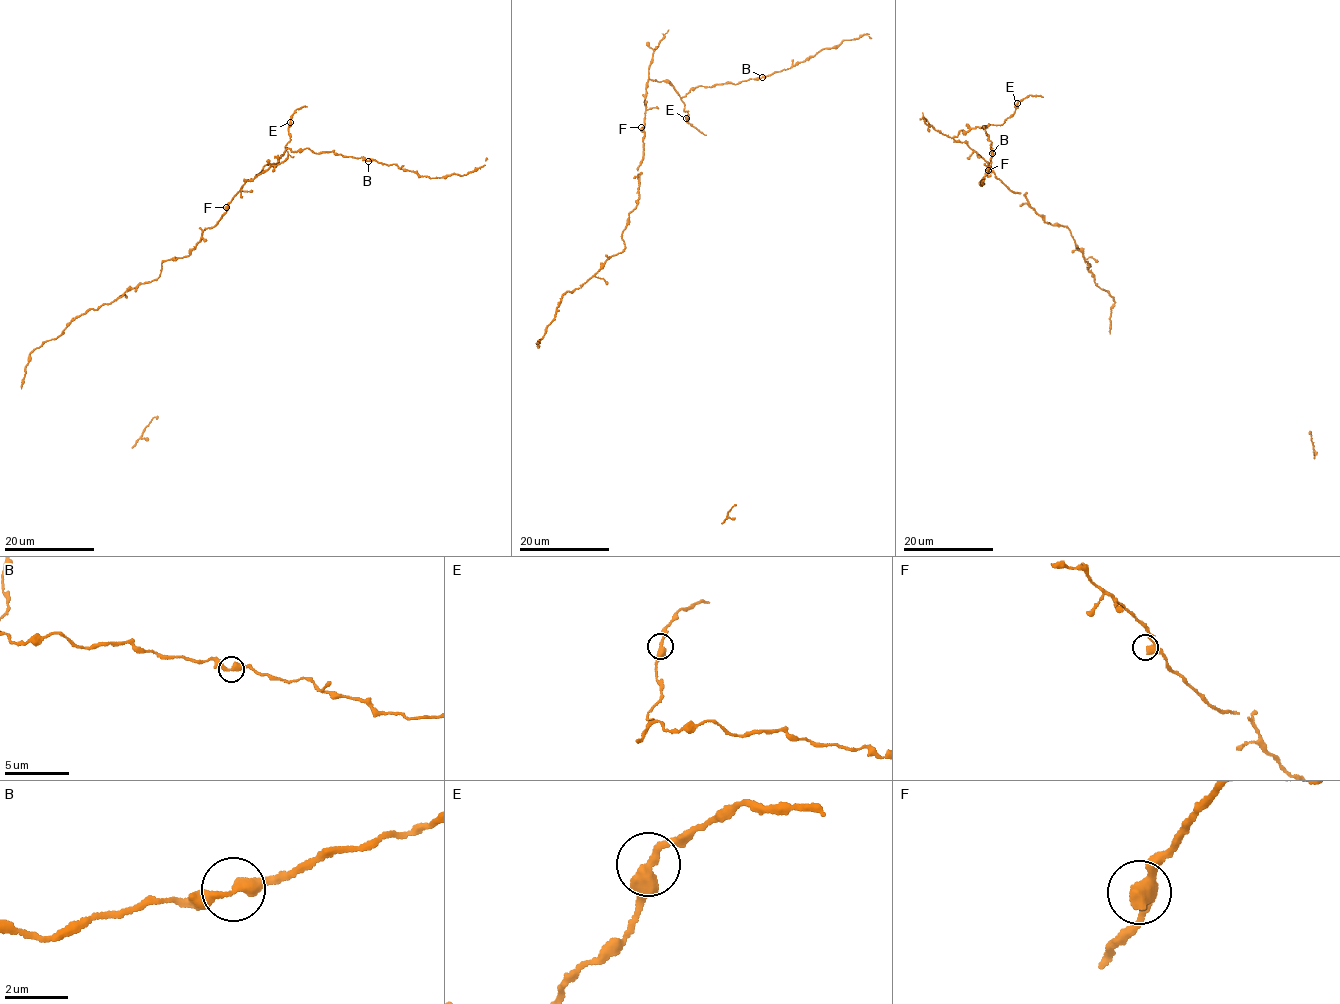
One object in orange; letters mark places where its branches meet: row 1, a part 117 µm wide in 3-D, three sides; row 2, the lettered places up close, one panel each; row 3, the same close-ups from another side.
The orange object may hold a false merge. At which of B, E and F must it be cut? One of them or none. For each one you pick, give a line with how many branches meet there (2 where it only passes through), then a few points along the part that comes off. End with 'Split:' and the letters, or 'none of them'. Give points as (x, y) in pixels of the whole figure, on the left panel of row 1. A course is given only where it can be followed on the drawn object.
Split: none of them

